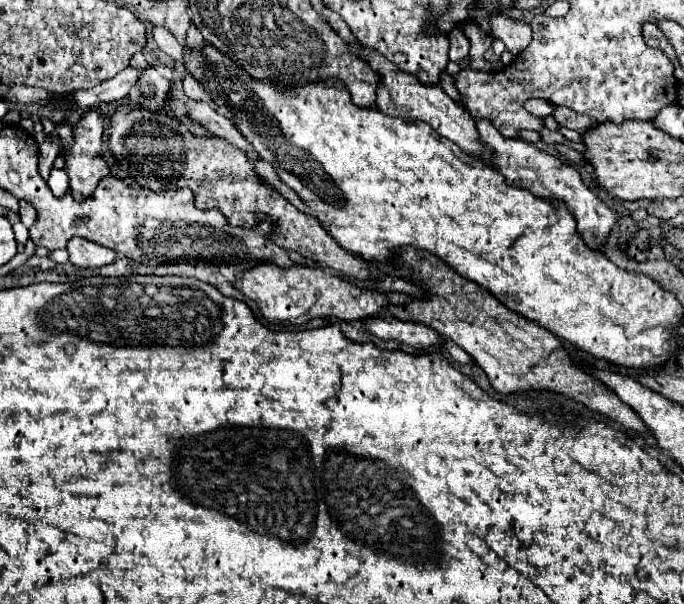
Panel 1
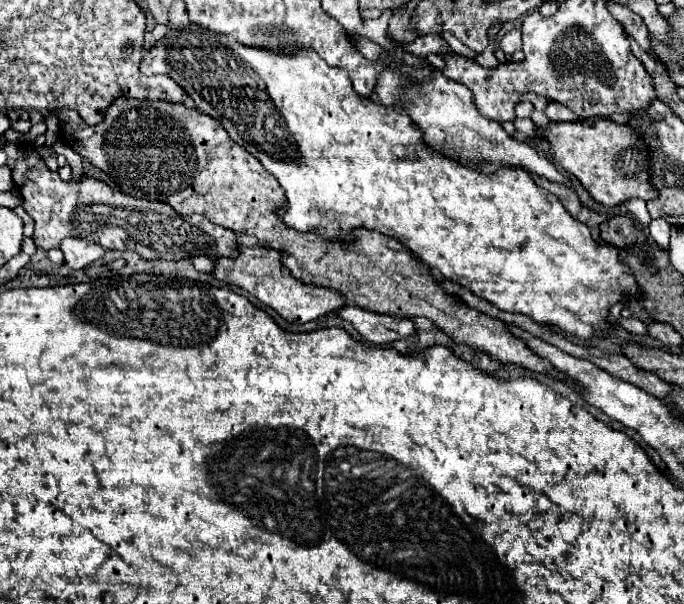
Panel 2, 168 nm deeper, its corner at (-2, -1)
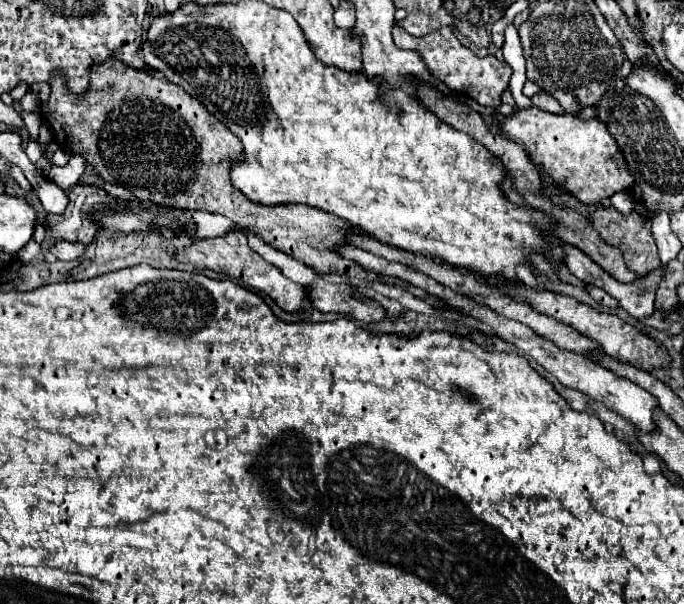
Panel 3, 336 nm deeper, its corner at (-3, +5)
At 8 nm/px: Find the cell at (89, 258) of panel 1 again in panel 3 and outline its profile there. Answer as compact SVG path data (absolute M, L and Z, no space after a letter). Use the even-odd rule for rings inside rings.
M55 242L49 250L59 258L59 260L79 260L81 256L85 256L85 248L87 244L81 242Z

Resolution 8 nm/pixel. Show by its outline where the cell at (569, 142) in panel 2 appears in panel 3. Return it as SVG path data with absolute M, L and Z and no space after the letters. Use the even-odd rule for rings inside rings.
M527 108L517 110L513 116L501 122L507 138L525 146L533 162L545 168L565 190L573 192L585 204L597 204L611 198L615 192L633 188L633 176L617 142L609 134L605 122L593 118L583 120L573 114L549 114L545 110Z

